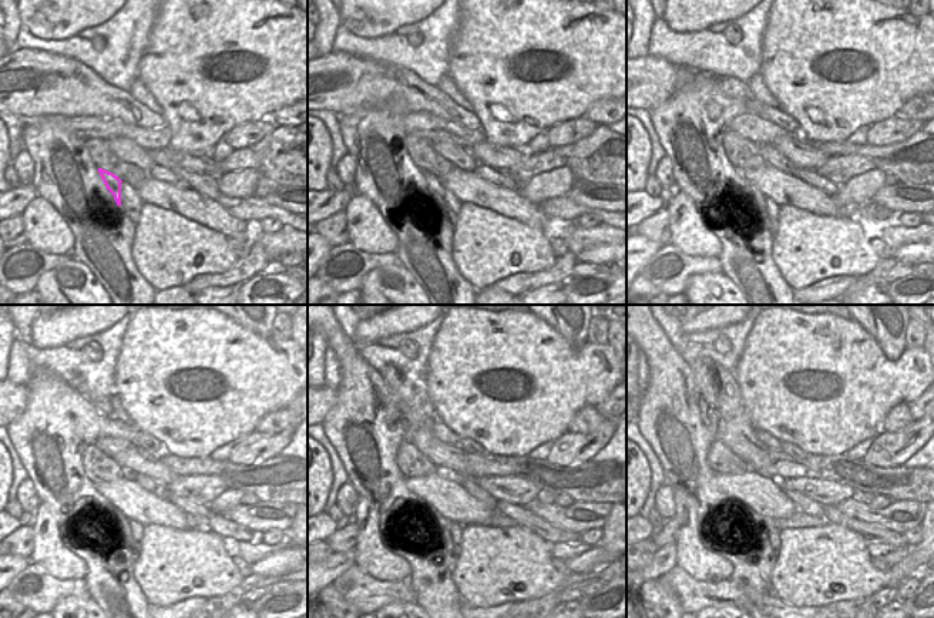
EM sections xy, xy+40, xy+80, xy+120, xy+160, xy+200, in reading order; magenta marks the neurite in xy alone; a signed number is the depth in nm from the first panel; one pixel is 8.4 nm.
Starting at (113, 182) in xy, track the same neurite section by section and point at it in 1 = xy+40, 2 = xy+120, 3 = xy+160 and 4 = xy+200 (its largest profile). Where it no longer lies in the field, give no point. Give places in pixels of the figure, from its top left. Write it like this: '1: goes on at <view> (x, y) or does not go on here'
1: goes on at xy+40 (436, 187)
2: goes on at xy+120 (121, 520)
3: goes on at xy+160 (444, 556)
4: goes on at xy+200 (763, 558)

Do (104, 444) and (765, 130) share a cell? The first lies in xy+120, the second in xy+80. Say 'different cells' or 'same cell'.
same cell

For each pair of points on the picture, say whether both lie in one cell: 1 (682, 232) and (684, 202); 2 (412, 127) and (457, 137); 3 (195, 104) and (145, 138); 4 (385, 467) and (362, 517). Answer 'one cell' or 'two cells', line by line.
1: one cell
2: one cell
3: two cells
4: two cells

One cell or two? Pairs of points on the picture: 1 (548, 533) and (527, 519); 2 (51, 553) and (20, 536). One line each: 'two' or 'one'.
1: one
2: two

